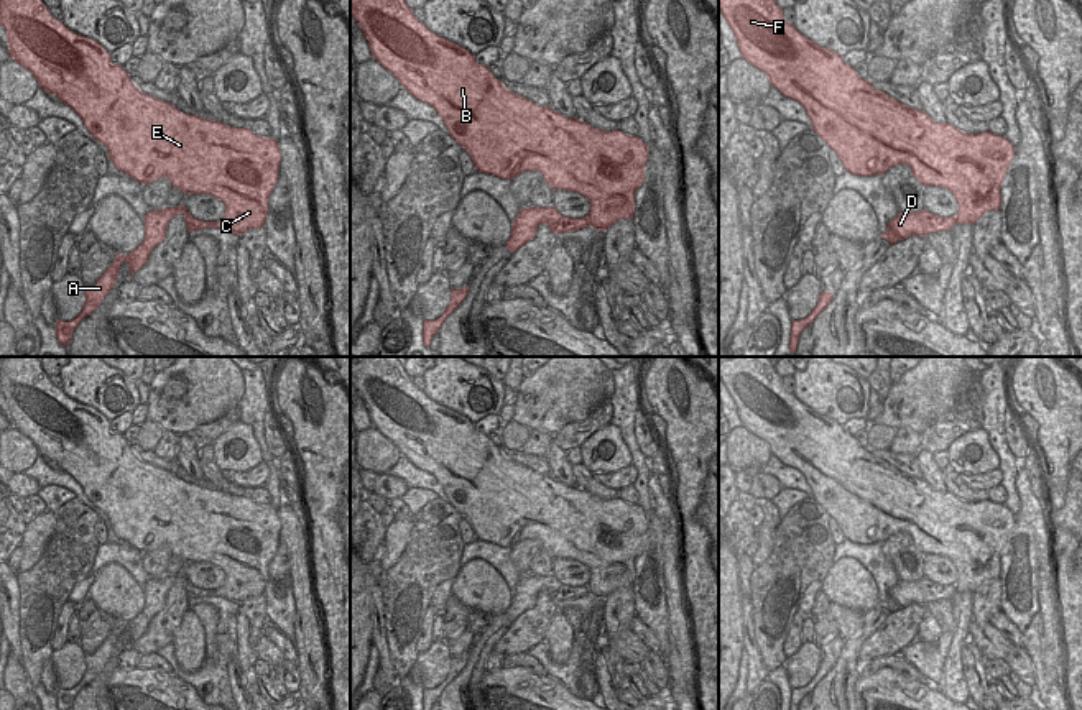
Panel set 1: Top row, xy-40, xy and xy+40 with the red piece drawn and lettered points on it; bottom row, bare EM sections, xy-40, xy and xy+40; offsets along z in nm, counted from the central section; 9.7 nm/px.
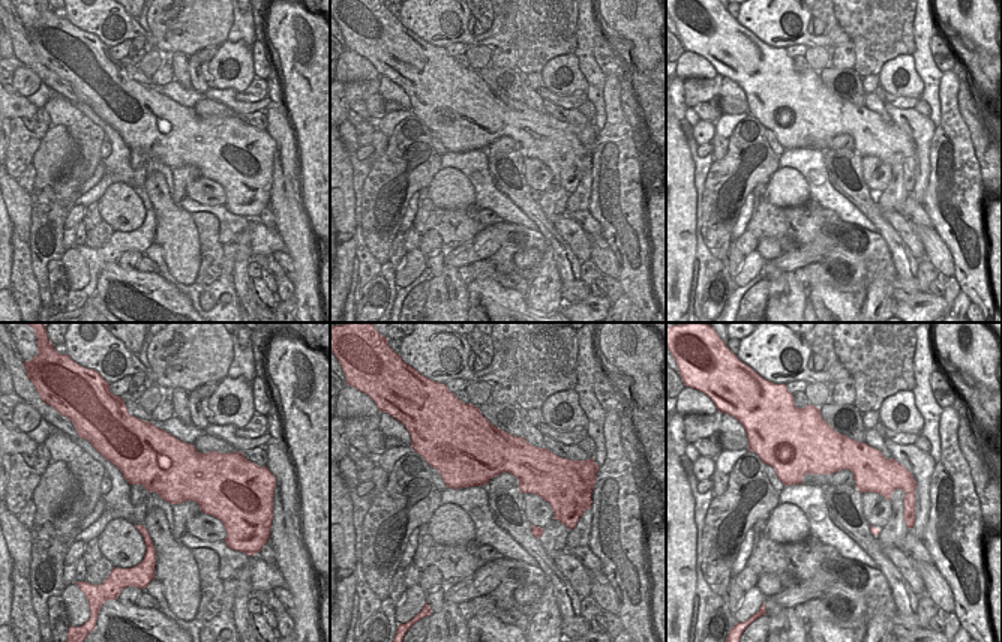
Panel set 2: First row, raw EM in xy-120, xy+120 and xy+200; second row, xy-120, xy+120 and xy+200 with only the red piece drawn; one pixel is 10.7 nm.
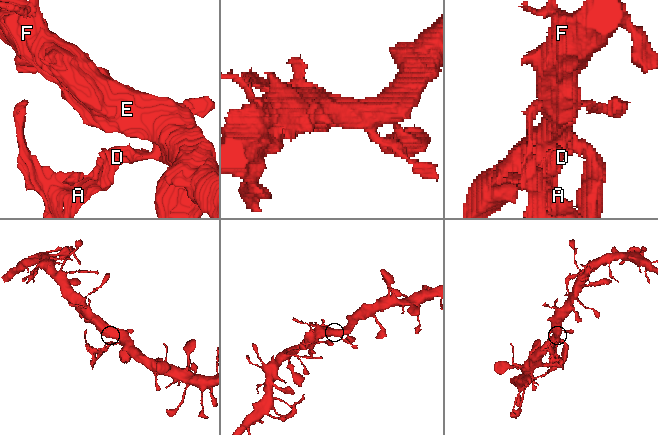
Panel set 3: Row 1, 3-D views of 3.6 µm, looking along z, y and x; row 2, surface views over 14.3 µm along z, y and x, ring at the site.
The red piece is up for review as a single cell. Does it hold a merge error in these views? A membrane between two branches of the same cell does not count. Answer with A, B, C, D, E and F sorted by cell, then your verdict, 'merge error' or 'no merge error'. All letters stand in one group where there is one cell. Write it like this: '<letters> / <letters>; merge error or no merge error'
A D / B C E F; merge error

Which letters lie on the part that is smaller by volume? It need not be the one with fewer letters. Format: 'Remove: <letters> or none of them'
Remove: A, D

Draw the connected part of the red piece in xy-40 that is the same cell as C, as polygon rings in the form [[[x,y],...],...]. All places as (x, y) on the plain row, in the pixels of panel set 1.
[[[2,357],[0,393],[7,401],[8,422],[28,437],[38,454],[69,473],[84,490],[89,501],[109,518],[113,534],[141,552],[168,546],[173,556],[184,562],[210,562],[225,572],[225,582],[215,597],[243,603],[265,593],[268,564],[276,554],[281,521],[276,508],[255,503],[248,495],[235,496],[199,483],[187,483],[174,473],[143,462],[125,440],[123,434],[110,429],[97,409],[81,404],[51,385],[39,363],[41,357]]]

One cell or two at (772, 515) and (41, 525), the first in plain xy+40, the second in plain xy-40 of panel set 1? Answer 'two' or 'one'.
two

